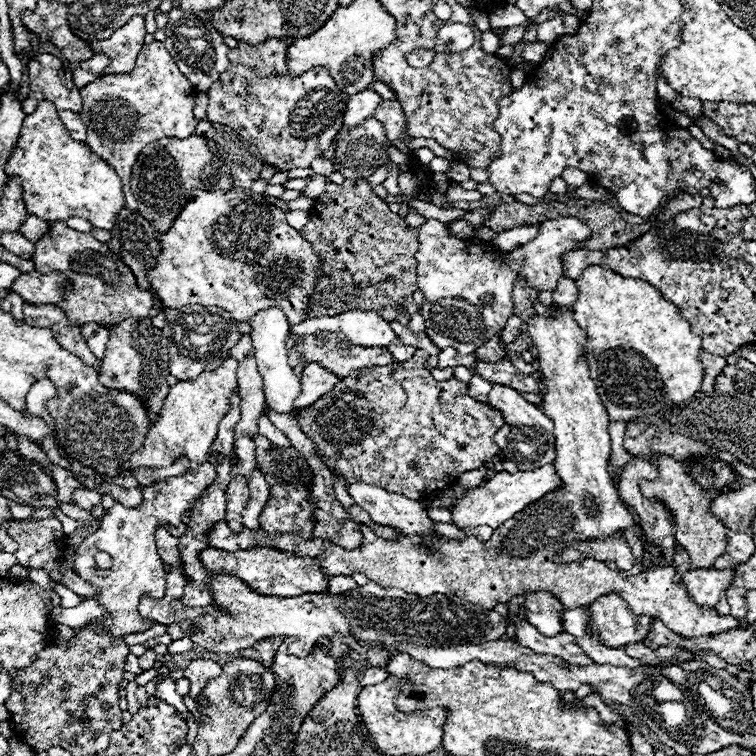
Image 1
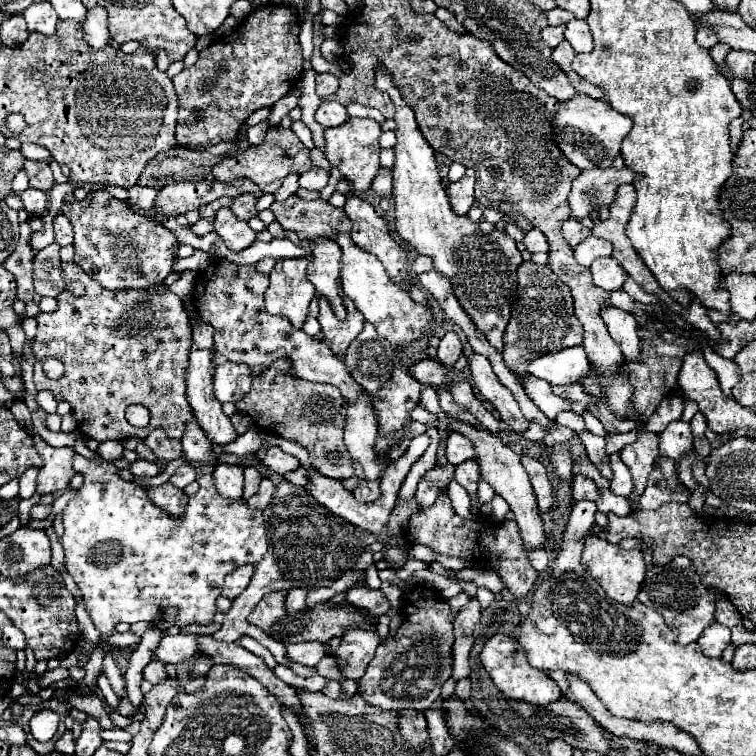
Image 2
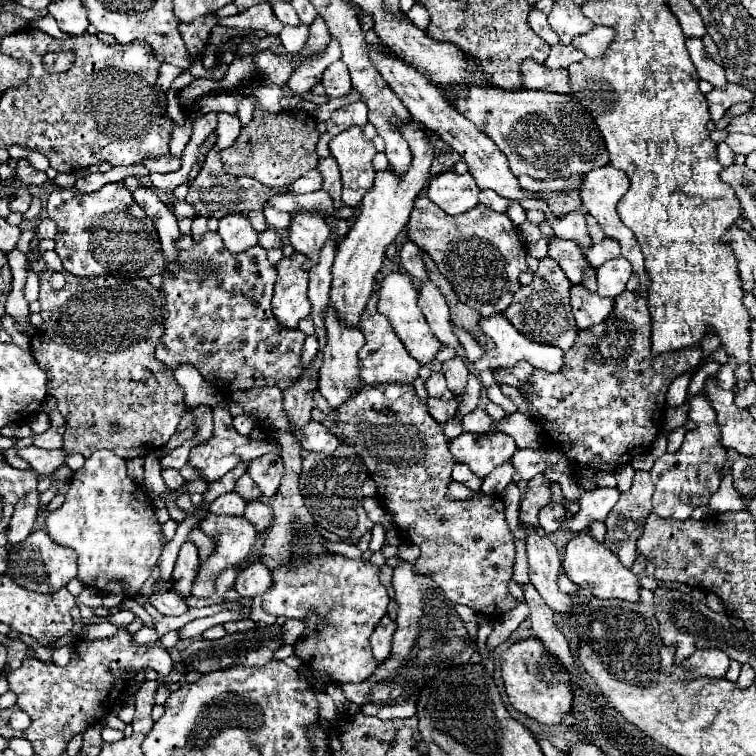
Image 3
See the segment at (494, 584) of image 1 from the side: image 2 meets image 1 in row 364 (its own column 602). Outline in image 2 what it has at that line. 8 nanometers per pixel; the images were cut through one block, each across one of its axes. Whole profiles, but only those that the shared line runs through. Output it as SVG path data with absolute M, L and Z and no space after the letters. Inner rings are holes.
M588 534L584 538L584 552L582 552L582 562L584 568L588 570L588 574L600 582L600 586L604 588L604 592L622 602L622 604L632 604L640 592L640 584L646 576L646 562L644 562L644 552L640 546L632 548L632 550L624 550L616 544L606 542L604 538L596 536L596 534Z

